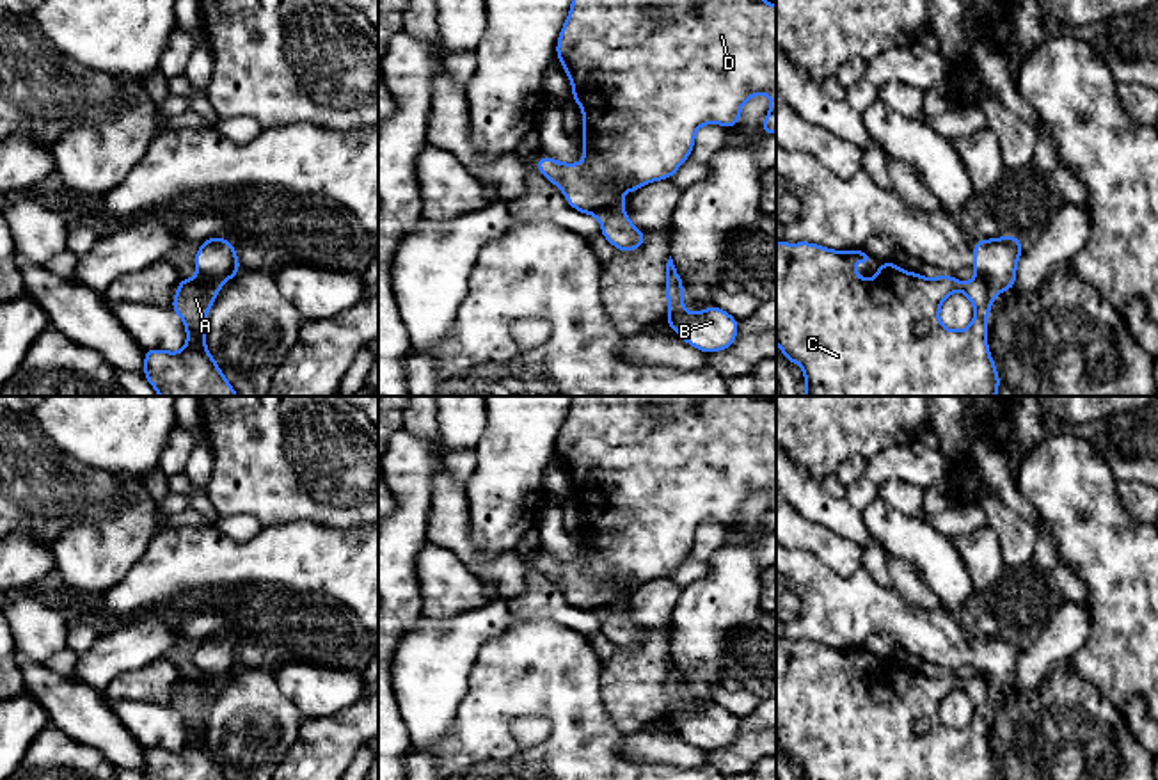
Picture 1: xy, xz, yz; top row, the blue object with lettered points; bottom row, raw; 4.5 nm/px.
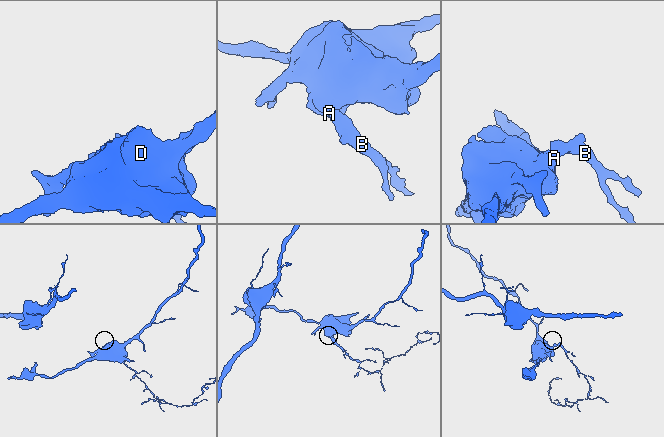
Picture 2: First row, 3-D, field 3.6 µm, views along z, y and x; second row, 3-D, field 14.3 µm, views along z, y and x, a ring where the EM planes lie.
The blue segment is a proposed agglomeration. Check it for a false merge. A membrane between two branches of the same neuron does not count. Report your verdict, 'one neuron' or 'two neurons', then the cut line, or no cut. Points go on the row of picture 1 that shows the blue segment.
two neurons; cut in xz along (620, 205), (601, 210), (595, 215)

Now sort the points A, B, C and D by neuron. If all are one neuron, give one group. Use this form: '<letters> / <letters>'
A C D / B

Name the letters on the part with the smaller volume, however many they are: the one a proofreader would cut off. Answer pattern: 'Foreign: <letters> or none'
Foreign: B

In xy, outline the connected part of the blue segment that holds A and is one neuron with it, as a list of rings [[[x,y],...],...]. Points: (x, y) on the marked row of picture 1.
[[[179,277],[169,309],[185,322],[186,345],[181,352],[144,348],[142,377],[160,396],[240,396],[204,343],[204,316],[218,290],[199,279]]]

